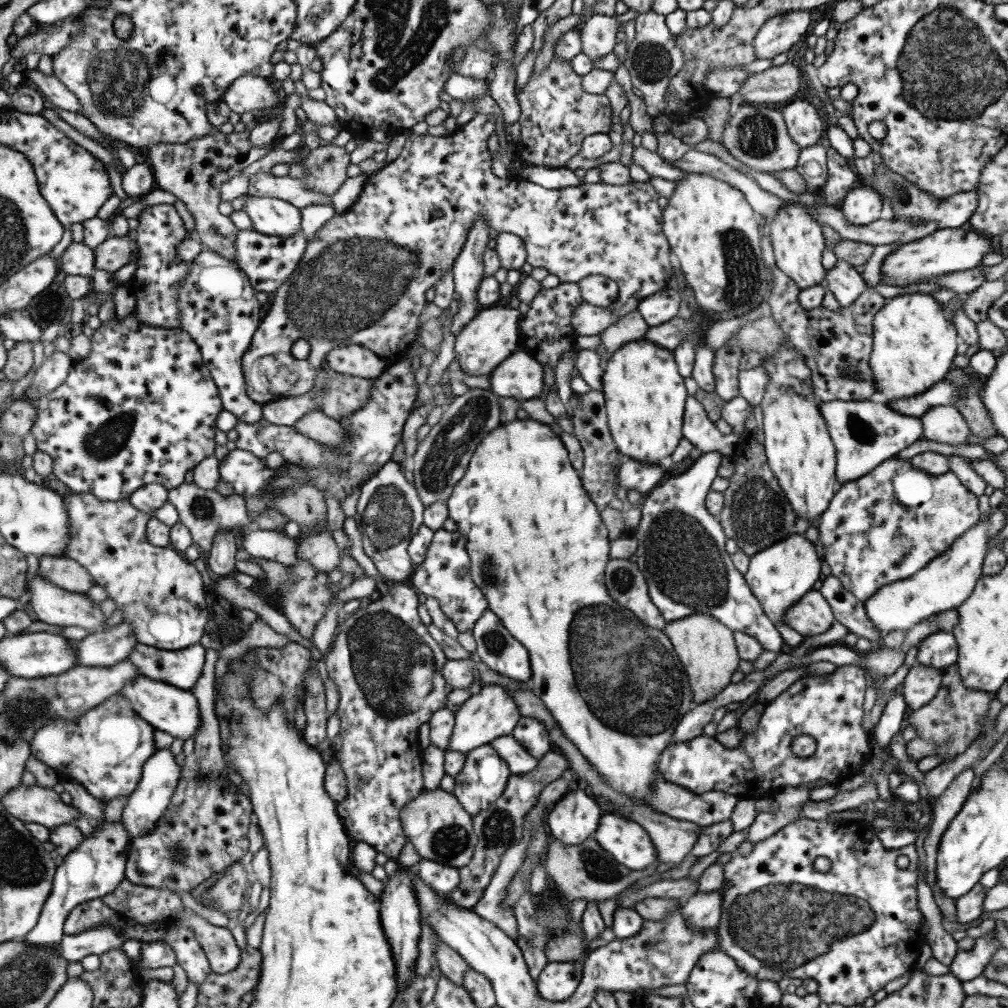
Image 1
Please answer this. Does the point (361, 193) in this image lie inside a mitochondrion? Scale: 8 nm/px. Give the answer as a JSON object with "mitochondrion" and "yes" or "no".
{"mitochondrion":"no"}

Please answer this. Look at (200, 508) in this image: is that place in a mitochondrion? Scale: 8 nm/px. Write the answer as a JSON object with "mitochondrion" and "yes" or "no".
{"mitochondrion":"yes"}

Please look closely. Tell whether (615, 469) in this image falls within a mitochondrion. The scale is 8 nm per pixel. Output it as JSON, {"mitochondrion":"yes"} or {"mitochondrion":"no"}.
{"mitochondrion":"no"}

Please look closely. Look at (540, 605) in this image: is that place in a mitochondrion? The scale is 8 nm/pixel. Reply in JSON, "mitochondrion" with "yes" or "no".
{"mitochondrion":"no"}

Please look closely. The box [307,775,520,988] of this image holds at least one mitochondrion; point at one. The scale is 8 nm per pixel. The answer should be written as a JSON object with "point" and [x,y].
{"point":[448,842]}

